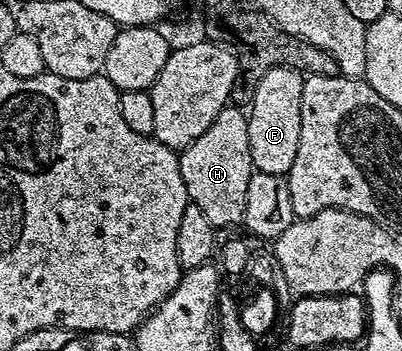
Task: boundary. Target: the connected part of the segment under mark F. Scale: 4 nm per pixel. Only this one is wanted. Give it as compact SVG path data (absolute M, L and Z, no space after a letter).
M293 67L269 69L254 84L255 96L251 99L251 111L247 115L249 129L249 149L251 150L251 166L255 171L270 175L286 176L293 165L293 157L297 157L297 141L301 141L301 93L304 76Z

